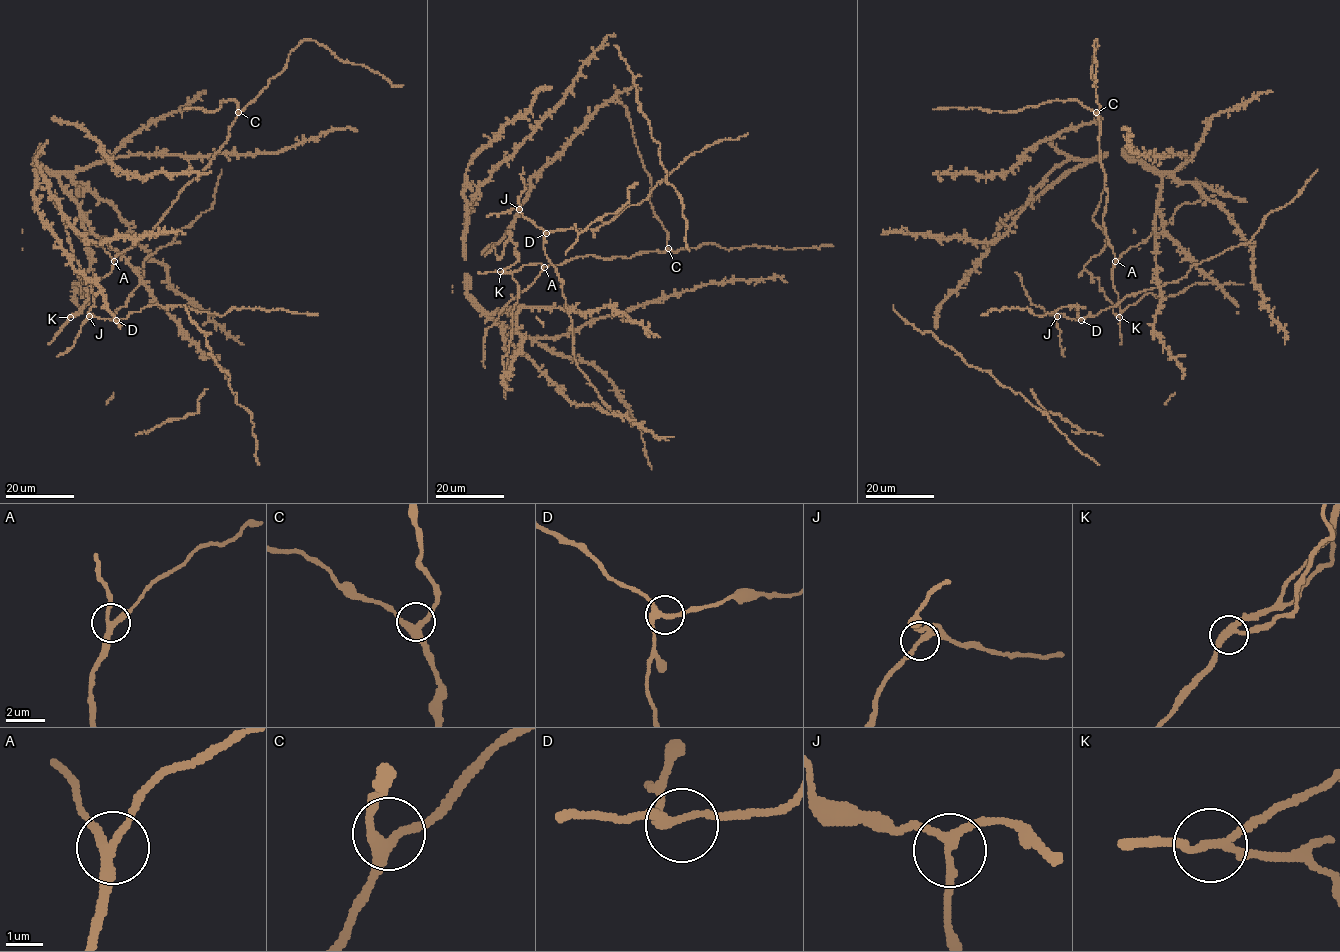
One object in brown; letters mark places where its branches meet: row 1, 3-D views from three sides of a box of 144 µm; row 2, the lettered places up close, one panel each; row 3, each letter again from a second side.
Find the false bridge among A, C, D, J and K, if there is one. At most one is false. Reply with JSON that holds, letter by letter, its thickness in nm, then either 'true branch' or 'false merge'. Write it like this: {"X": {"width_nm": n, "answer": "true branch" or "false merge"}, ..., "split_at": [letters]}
{"A": {"width_nm": 260, "answer": "true branch"}, "C": {"width_nm": 320, "answer": "true branch"}, "D": {"width_nm": 260, "answer": "true branch"}, "J": {"width_nm": 220, "answer": "true branch"}, "K": {"width_nm": 220, "answer": "false merge"}, "split_at": ["K"]}

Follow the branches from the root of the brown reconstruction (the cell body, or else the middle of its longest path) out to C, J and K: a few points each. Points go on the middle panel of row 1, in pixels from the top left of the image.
C: (514, 355), (504, 372), (502, 358), (518, 299), (510, 271), (588, 255), (611, 259), (668, 248)
J: (514, 355), (521, 343), (516, 318), (521, 308), (570, 312), (557, 270), (543, 246), (544, 231), (519, 209)
K: (514, 355), (510, 369), (504, 372), (502, 358), (508, 351), (518, 286), (511, 274), (500, 271)

